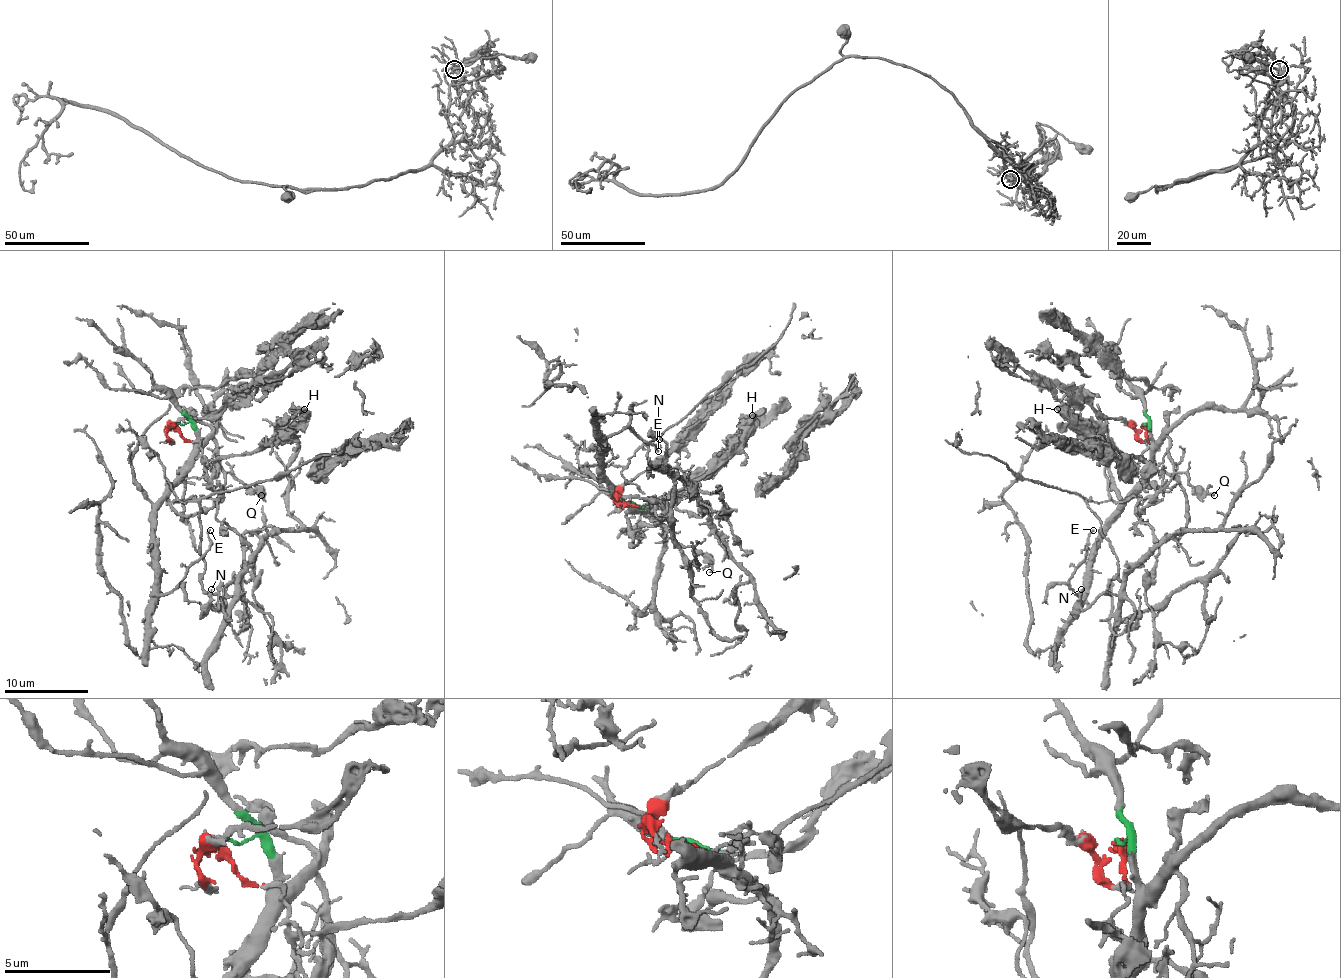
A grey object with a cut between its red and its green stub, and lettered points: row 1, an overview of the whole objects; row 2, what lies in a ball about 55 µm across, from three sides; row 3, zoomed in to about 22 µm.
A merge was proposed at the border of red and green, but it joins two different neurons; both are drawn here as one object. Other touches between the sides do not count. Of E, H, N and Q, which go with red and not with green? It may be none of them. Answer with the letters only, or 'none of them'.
H, N, Q

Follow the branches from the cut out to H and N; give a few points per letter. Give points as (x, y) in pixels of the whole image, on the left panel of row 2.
H: (175, 423), (208, 459), (219, 459), (250, 455), (275, 444), (300, 421), (305, 409)
N: (175, 423), (200, 444), (219, 494), (173, 501), (198, 503), (202, 587), (219, 595), (217, 610), (210, 589)

